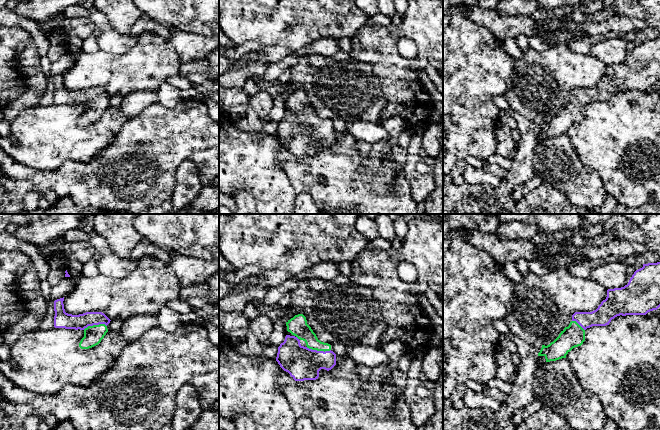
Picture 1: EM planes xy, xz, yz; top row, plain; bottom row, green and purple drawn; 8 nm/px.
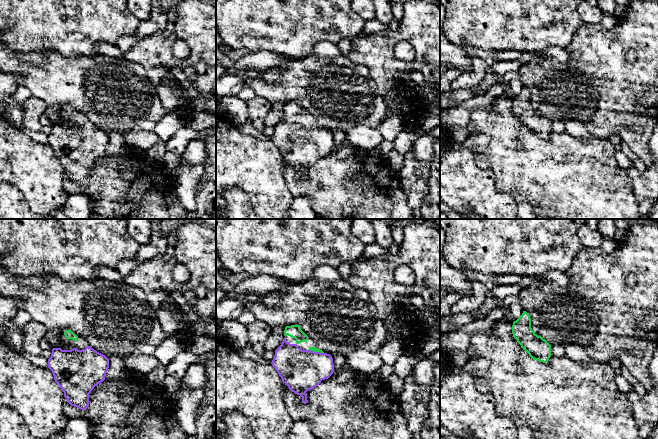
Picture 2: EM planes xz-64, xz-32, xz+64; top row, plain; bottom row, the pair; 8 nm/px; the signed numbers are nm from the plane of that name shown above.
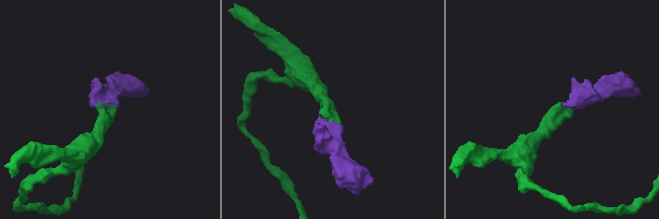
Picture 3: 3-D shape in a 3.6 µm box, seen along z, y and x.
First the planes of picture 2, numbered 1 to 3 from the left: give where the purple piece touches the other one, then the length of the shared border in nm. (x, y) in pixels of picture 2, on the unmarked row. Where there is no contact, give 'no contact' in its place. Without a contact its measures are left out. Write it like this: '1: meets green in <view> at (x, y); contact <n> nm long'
1: no contact
2: meets green in xz-32 at (316, 127); contact 130 nm long
3: no contact

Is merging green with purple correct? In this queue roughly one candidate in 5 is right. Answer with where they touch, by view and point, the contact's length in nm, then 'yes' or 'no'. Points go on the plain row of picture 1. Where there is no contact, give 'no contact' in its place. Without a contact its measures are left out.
xz (318, 126) | 200 nm | yes

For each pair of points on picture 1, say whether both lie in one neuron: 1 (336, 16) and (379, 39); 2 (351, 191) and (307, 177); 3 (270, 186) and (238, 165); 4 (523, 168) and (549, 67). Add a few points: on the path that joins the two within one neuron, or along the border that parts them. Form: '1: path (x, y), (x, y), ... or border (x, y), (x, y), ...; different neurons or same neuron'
1: border (368, 19), (351, 37); different neurons
2: path (340, 187), (318, 185); same neuron
3: path (262, 178), (249, 165), (246, 165); same neuron
4: path (527, 143), (529, 104), (532, 101), (533, 92); same neuron

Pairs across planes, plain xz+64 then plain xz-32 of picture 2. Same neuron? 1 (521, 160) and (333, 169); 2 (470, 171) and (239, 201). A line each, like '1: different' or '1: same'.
1: same
2: different

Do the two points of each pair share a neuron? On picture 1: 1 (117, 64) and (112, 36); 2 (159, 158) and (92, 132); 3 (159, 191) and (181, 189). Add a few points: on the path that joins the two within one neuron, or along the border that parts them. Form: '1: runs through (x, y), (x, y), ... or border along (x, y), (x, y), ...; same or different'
1: border along (136, 42), (120, 54), (110, 54), (99, 50); different
2: border along (126, 121), (113, 138), (113, 141), (96, 157); different
3: border along (178, 167), (176, 182), (170, 200); different

